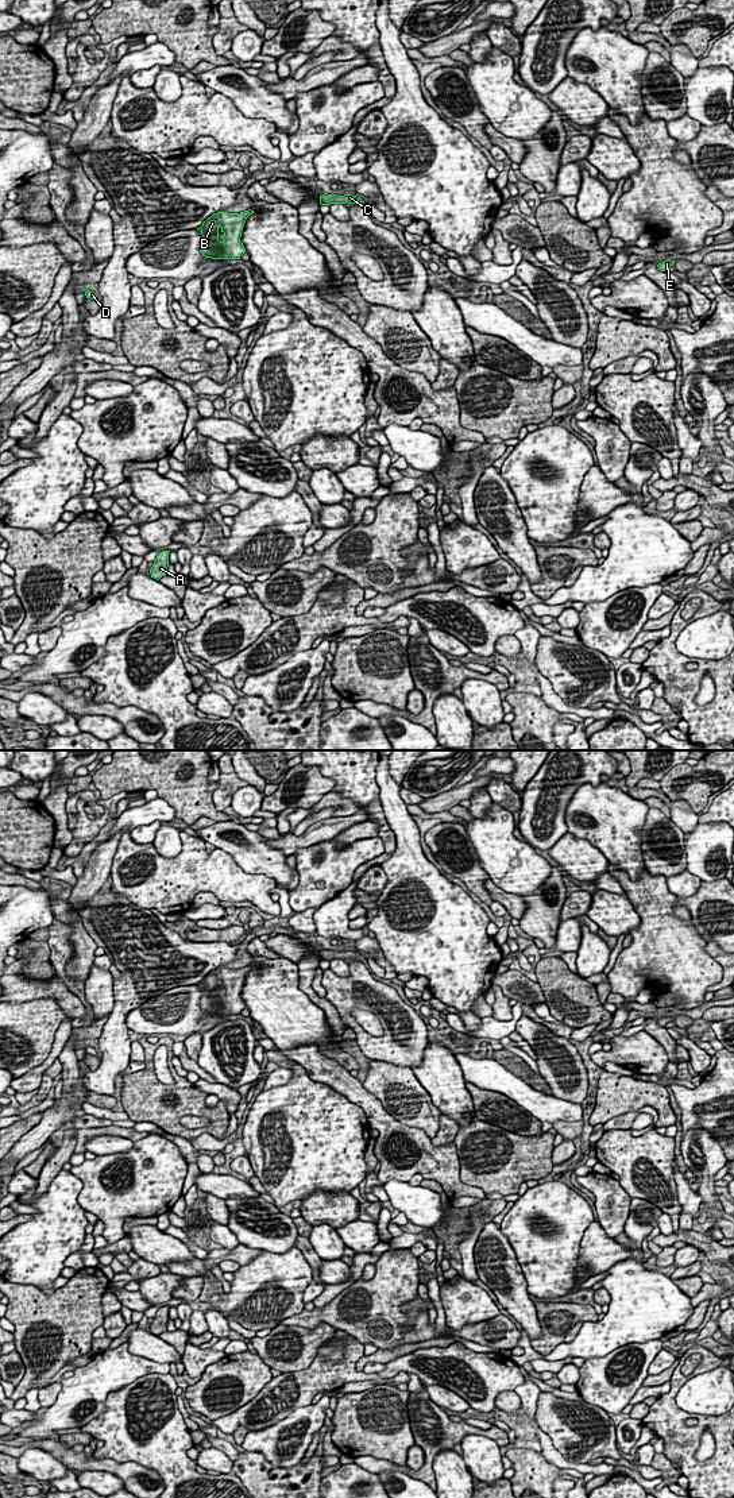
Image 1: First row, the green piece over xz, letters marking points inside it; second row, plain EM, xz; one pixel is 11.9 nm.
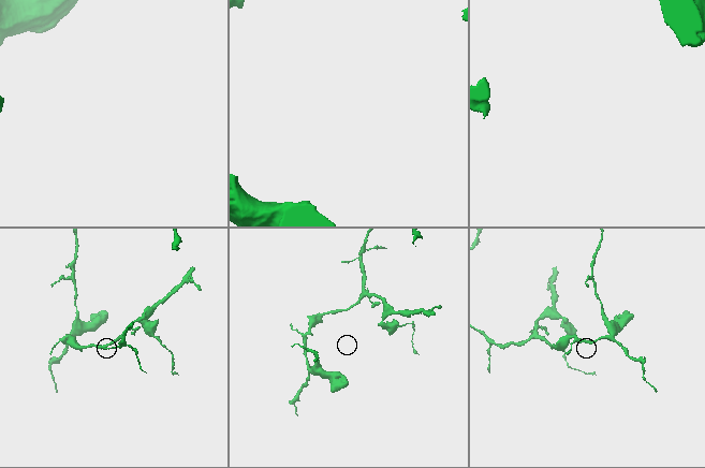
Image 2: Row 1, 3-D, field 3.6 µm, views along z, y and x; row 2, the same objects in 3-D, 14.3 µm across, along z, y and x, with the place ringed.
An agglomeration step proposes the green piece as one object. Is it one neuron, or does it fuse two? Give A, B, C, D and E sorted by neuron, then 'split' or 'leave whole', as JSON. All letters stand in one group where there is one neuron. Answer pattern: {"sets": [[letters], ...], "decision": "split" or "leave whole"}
{"sets": [["A", "B", "C", "D", "E"]], "decision": "leave whole"}

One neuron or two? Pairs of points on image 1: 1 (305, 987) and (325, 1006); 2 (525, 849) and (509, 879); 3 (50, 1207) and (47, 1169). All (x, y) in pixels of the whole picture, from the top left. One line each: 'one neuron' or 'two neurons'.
1: one neuron
2: one neuron
3: two neurons

